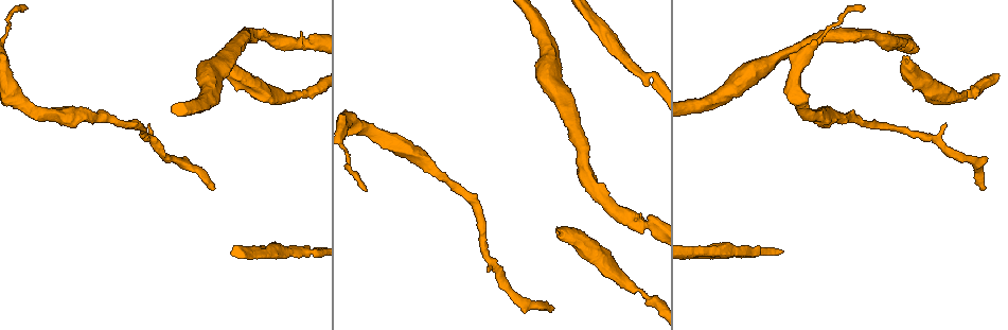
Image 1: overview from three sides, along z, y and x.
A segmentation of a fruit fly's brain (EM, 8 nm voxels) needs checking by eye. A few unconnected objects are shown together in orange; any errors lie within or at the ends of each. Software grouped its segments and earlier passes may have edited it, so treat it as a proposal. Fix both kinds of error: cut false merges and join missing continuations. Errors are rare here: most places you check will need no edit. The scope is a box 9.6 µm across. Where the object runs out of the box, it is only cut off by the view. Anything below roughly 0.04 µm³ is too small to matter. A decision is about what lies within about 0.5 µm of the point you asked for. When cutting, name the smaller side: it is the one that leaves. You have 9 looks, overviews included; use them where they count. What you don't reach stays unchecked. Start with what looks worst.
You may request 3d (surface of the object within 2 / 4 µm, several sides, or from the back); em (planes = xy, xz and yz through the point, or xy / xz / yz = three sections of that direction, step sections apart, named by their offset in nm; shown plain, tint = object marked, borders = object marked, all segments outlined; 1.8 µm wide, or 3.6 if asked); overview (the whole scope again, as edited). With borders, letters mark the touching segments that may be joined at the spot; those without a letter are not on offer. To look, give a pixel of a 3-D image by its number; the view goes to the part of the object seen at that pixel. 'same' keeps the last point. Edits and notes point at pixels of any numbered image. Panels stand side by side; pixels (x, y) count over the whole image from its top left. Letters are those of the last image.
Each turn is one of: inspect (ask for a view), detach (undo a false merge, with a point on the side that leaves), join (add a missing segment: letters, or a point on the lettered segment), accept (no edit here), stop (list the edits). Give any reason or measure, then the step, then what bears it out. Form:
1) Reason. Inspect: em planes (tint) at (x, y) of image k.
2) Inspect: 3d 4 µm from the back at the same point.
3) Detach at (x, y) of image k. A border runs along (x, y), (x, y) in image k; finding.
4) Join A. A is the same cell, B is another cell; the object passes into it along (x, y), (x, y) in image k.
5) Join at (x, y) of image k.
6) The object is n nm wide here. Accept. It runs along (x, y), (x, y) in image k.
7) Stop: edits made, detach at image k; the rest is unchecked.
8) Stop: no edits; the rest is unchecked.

Long arm stops here. Inspect: em planes (borders) at (551, 309) of image 1.

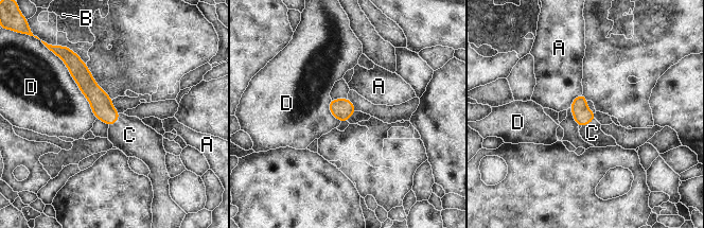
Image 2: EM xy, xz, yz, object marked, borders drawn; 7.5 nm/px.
The object is 140 nm wide here. Join C. C is the same cell, A, B and D are other cells; the object passes into it along (101, 104), (116, 121), (129, 135) in image 2; it goes on there.

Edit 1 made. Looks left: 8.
Stops while still wide. Inspect: em yz step 4 (borders) at (905, 57) of image 1.

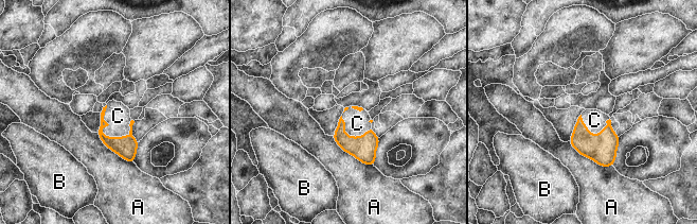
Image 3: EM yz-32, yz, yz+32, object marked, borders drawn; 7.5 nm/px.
Join C. C is the same cell, A and B are other cells; the object passes into it along (126, 147), (102, 131), (118, 116) in image 3; it goes on there.

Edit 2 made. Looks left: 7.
See it whole again. Inspect: overview.

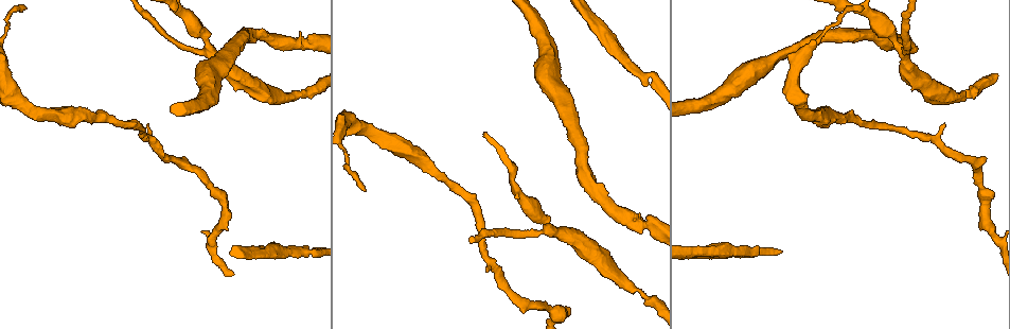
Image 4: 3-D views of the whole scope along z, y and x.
Thin neck. Inspect: em planes (borders) at (651, 73) of image 4.

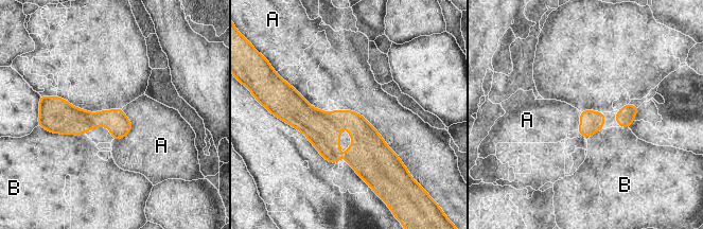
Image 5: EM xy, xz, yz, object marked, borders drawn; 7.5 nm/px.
The object is 170 nm wide here. Accept. A and B are other cells; it runs along (285, 111), (349, 121), (396, 159) in image 5; one neuron here.

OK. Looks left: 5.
Inspect: em xz step 16 (plain) at (623, 280) of image 4.

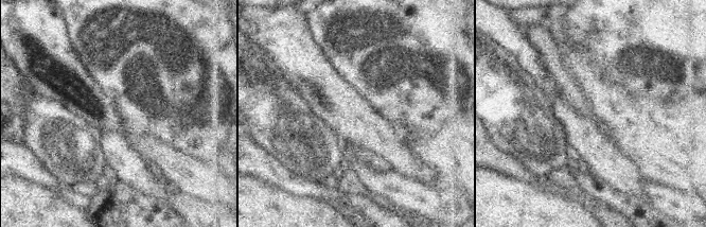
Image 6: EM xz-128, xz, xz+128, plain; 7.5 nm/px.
Inspect: em xz step 16 (tint) at the same point.

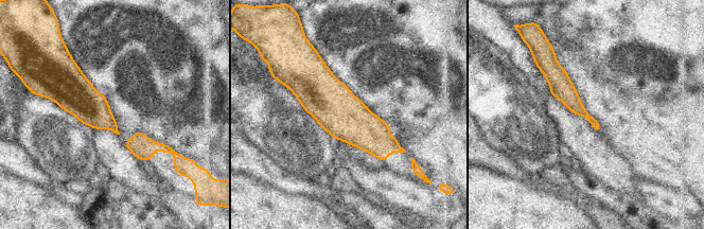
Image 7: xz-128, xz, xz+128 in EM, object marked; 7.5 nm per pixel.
Inspect: em xz step 16 (borders) at the same point.

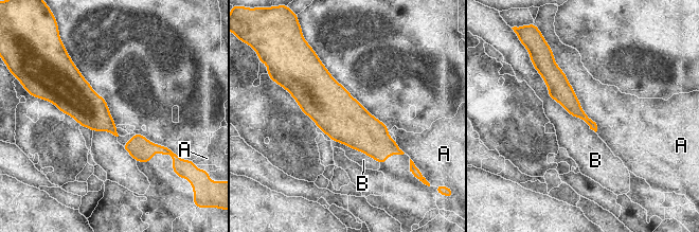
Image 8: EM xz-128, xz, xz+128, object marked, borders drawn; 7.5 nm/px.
Accept. A and B are other cells; a border runs along (533, 66), (548, 94), (595, 132) in image 8; one neuron here.

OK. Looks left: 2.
Stop: edits made, join at image 2, join at image 3; the rest is unchecked.

